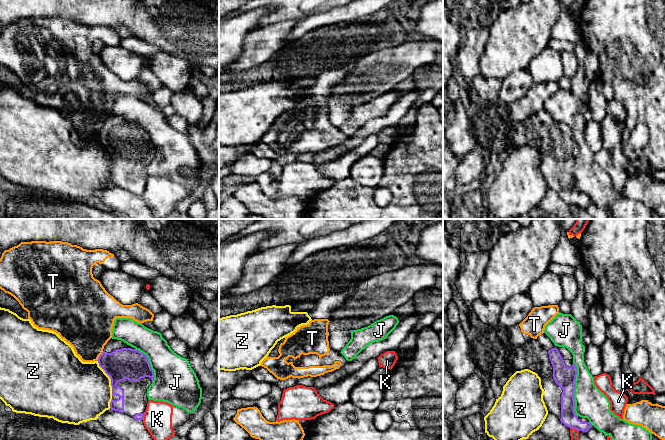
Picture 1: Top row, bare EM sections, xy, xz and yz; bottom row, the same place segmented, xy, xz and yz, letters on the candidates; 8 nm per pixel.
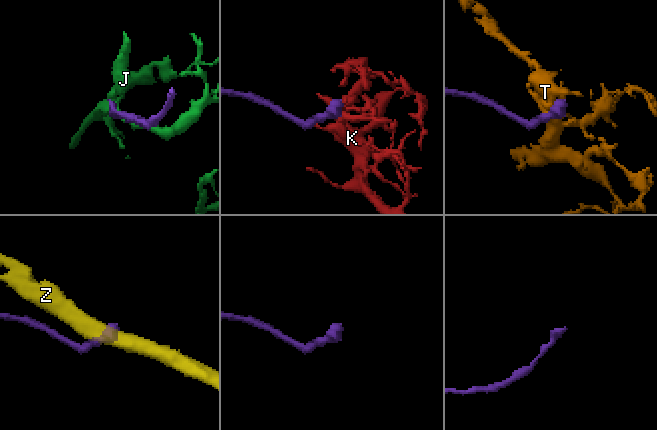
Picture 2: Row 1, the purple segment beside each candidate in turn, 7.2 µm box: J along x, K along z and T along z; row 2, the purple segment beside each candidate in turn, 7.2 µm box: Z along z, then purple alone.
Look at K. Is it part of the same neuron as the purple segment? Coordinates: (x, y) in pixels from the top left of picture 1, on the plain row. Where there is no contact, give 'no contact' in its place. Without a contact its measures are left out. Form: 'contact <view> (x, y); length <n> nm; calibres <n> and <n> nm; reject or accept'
contact xy (143, 192); length 70 nm; calibres 50 and 220 nm; reject

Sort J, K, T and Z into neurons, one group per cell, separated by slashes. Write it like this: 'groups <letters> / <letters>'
groups J / K / T / Z

